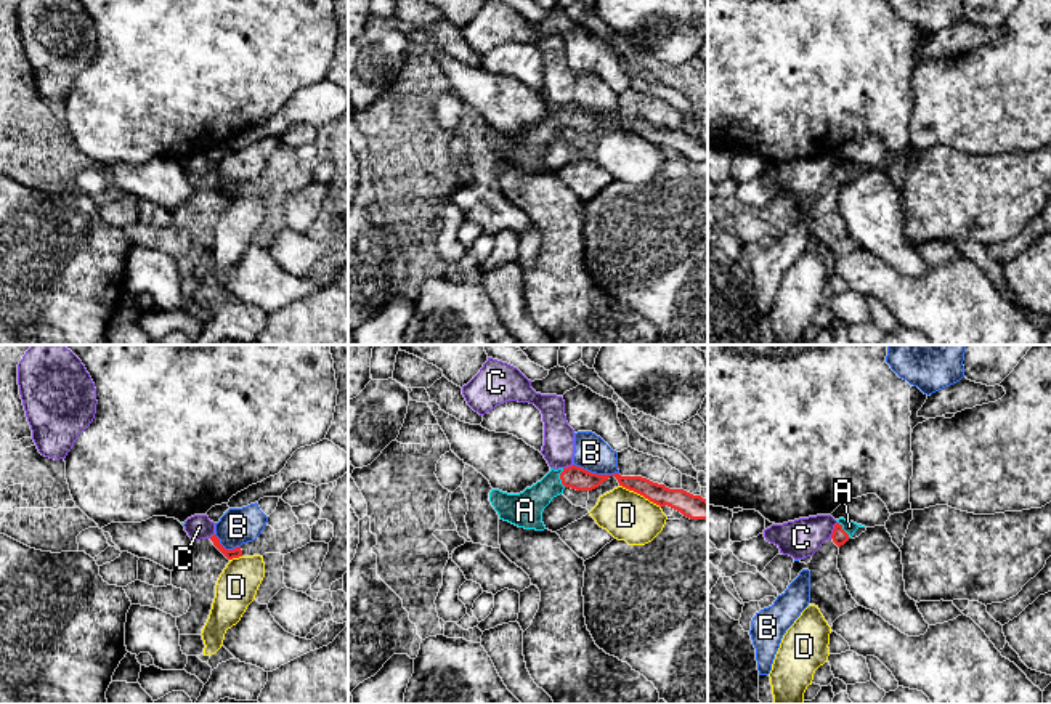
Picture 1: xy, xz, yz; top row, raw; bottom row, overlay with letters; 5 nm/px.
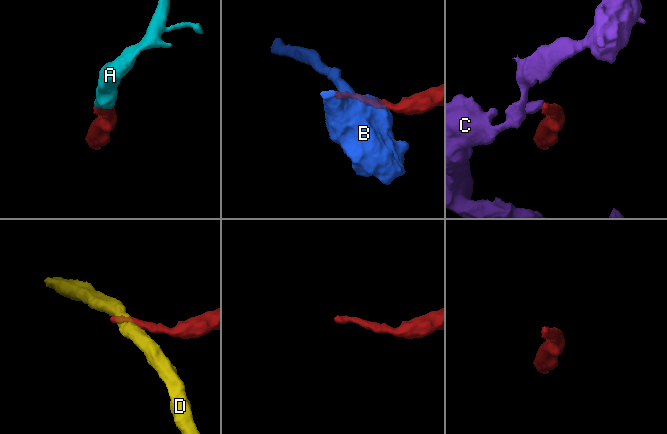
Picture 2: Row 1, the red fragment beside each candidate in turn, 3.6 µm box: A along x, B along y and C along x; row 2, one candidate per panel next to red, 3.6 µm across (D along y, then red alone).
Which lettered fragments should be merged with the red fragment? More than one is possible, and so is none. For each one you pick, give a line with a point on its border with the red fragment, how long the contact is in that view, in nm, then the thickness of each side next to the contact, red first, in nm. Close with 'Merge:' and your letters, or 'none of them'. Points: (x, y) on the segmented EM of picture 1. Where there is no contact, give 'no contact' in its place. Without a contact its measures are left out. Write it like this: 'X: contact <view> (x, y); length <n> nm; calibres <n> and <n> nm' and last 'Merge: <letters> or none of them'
A: contact xz (560, 478); length 100 nm; calibres 120 and 180 nm
Merge: A

